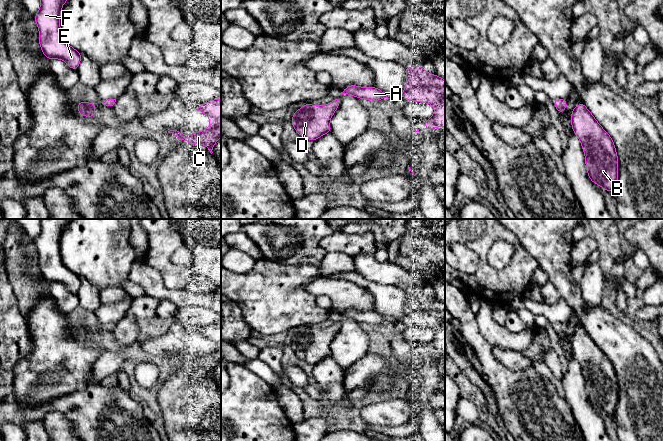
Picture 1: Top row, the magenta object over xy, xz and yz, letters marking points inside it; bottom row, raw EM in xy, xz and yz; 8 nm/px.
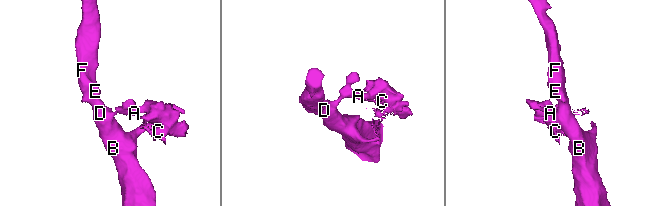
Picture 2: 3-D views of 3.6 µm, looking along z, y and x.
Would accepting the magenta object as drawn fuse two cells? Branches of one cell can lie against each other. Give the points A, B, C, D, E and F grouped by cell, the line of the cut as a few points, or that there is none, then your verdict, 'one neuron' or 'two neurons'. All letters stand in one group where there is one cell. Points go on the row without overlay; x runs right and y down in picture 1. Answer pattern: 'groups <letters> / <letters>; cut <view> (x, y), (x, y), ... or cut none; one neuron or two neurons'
groups A B C D E F; cut none; one neuron

